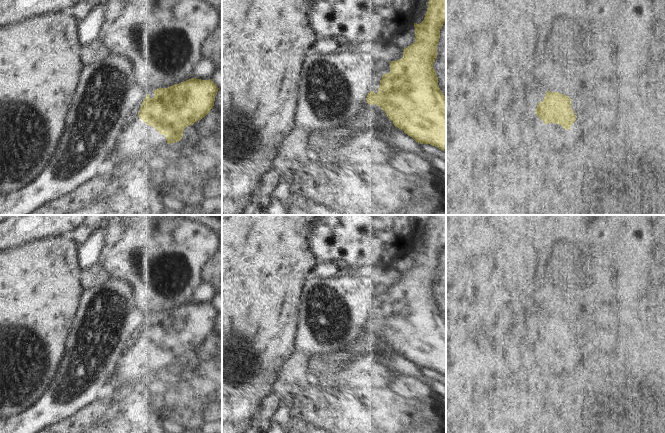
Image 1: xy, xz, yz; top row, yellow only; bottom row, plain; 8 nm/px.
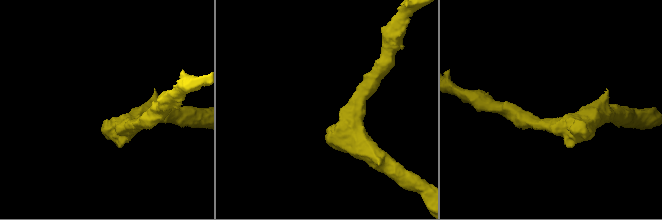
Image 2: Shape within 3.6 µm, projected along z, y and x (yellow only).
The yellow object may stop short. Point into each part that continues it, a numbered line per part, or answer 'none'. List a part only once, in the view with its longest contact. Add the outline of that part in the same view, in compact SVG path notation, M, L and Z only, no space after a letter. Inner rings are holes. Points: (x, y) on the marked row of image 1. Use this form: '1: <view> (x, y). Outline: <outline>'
1: yz (556, 140). Outline: M546 124L543 139L533 148L533 159L541 168L555 154L569 153L570 134L559 124Z

